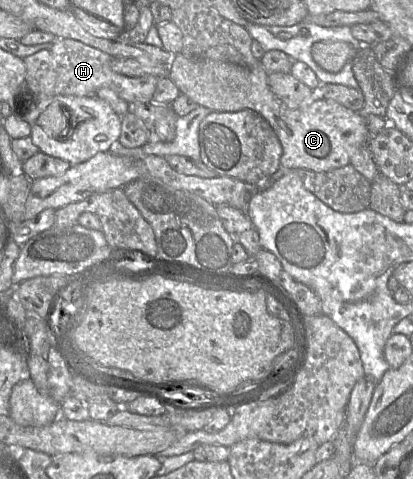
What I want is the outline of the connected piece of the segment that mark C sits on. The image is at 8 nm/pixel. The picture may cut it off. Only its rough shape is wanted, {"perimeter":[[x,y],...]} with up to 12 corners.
{"perimeter":[[179,53],[168,76],[200,106],[250,109],[281,170],[325,172],[369,143],[366,118],[322,98],[290,108],[261,64]]}

